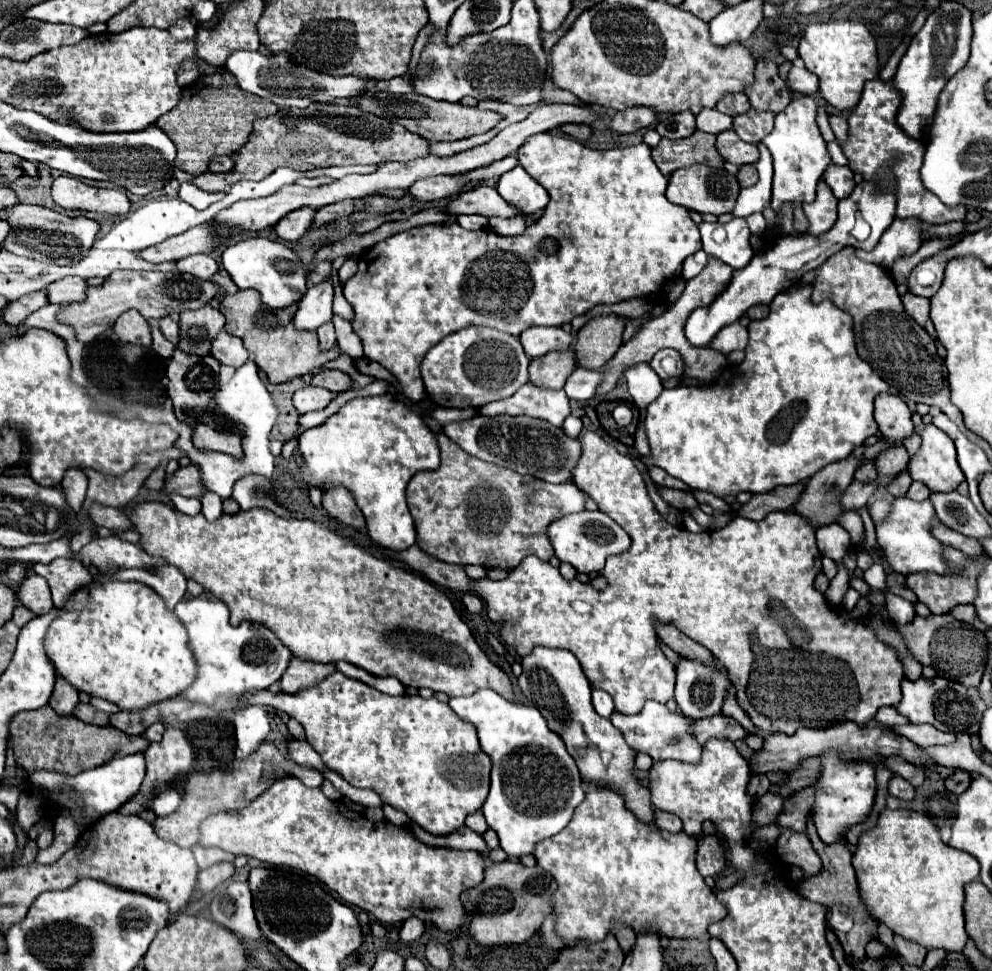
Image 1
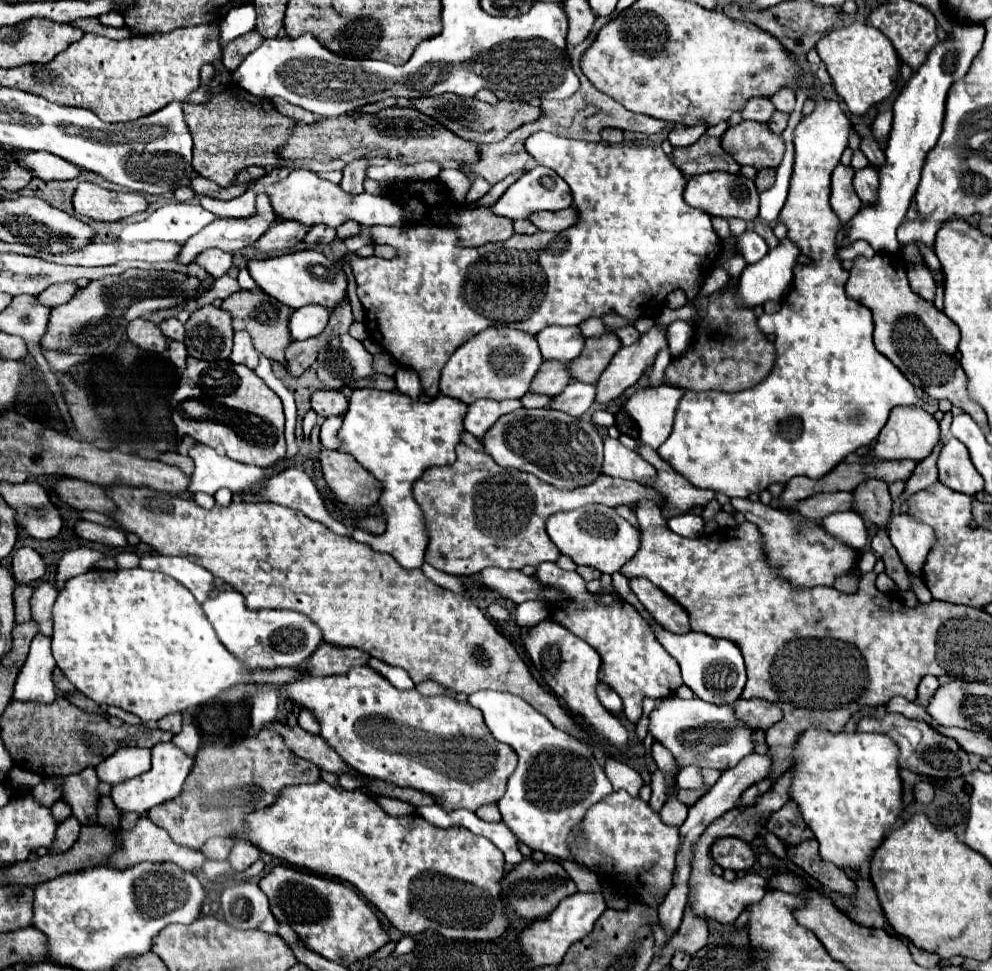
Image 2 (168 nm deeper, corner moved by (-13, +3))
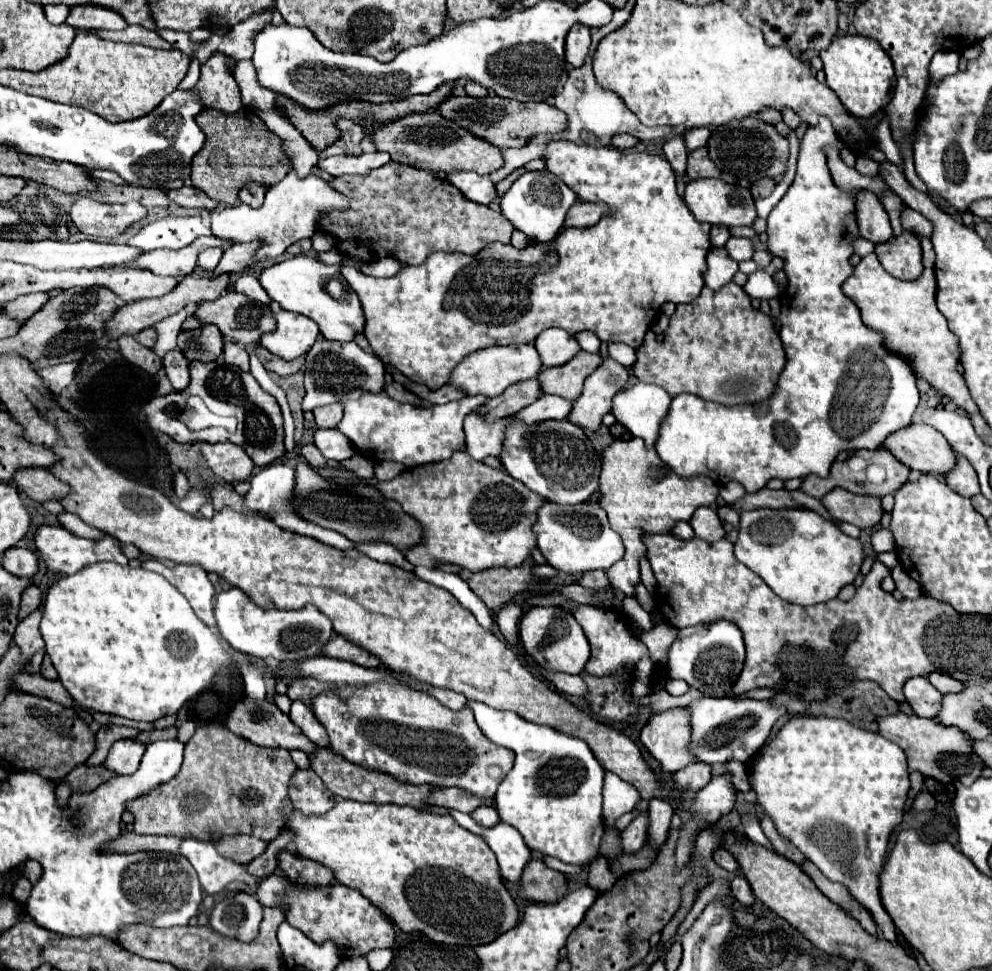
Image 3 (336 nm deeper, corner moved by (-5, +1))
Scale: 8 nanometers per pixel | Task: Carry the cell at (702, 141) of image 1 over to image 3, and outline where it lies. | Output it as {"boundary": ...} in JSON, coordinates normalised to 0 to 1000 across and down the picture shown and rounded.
{"boundary":[[[712,151],[694,158],[694,174],[692,174],[692,180],[694,180],[694,184],[706,184],[706,182],[732,184],[732,180],[716,166]]]}

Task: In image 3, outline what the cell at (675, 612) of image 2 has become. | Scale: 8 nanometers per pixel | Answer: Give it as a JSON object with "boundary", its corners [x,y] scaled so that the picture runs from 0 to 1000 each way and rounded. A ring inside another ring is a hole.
{"boundary":[[[621,452],[607,464],[607,487],[605,487],[605,520],[613,528],[617,545],[627,553],[631,570],[621,578],[611,590],[615,602],[629,611],[631,615],[641,613],[641,600],[645,598],[645,576],[651,572],[651,561],[647,557],[649,545],[645,539],[665,539],[675,535],[679,543],[683,537],[696,537],[704,522],[718,522],[724,514],[726,502],[716,491],[681,491],[669,475],[665,475],[661,462],[653,462],[649,454]],[[663,520],[663,535],[661,535]]]}

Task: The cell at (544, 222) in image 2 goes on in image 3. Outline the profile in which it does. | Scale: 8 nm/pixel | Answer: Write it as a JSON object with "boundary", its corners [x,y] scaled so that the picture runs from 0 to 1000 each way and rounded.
{"boundary":[[[583,207],[571,221],[571,234],[597,234],[611,221],[615,221],[613,211]]]}

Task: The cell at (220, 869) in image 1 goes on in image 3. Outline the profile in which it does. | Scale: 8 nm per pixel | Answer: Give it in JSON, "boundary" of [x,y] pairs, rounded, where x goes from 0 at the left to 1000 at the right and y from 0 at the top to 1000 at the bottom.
{"boundary":[[[244,858],[244,860],[234,860],[234,862],[224,862],[218,868],[218,874],[230,885],[250,891],[254,885],[258,885],[260,881],[264,881],[268,876],[268,870],[270,870],[268,866],[262,866],[256,860]]]}

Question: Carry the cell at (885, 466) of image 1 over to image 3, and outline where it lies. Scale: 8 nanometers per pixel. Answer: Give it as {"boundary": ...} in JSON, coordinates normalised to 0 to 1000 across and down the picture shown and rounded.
{"boundary":[[[891,460],[883,462],[883,464],[863,464],[861,467],[863,471],[867,471],[867,483],[857,479],[857,475],[843,475],[839,479],[839,485],[835,491],[823,491],[823,489],[815,489],[808,497],[808,506],[823,512],[823,514],[829,514],[835,506],[839,506],[841,502],[849,502],[853,506],[859,506],[859,508],[865,508],[865,510],[879,510],[879,512],[885,512],[889,514],[891,510],[901,510],[913,495],[915,495],[915,489],[917,489],[917,483],[903,475],[903,471],[899,471],[899,467]]]}

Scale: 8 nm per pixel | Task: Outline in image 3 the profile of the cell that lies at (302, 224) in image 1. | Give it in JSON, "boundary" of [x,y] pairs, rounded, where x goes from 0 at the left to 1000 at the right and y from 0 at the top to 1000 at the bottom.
{"boundary":[[[260,250],[232,252],[226,258],[226,263],[224,263],[222,271],[218,273],[218,277],[214,277],[214,279],[202,279],[202,283],[204,285],[218,285],[218,283],[224,283],[224,281],[234,281],[234,279],[242,281],[242,279],[246,279],[252,273],[252,267],[256,265],[256,261],[258,261],[260,254],[262,254]]]}

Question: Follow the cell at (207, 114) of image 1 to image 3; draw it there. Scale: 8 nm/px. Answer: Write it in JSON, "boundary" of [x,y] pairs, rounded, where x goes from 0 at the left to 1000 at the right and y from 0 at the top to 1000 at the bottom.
{"boundary":[[[204,112],[198,120],[198,127],[208,137],[208,149],[196,162],[192,182],[194,191],[206,197],[218,209],[234,213],[240,205],[242,195],[250,191],[250,186],[274,193],[292,176],[290,164],[284,158],[284,145],[274,135],[270,135],[266,125],[254,112],[244,112],[236,118],[226,118],[216,112]]]}

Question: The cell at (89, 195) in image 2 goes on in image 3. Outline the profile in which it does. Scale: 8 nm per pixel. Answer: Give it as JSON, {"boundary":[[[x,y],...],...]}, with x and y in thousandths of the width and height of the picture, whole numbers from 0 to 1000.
{"boundary":[[[77,201],[77,207],[71,215],[75,232],[93,244],[123,242],[133,230],[143,228],[147,221],[147,213],[137,207],[131,207],[127,211],[109,211],[85,201]]]}

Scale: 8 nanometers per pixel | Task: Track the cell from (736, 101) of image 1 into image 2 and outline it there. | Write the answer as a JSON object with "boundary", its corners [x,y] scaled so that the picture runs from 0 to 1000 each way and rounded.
{"boundary":[[[758,100],[752,104],[750,112],[746,114],[748,123],[758,123],[758,125],[774,125],[780,116],[780,108],[776,106],[774,100]]]}

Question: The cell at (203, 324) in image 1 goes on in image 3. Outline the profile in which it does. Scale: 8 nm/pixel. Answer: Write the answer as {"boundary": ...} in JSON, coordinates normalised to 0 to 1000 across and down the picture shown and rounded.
{"boundary":[[[206,335],[179,345],[179,357],[190,372],[218,372],[224,366],[224,343],[218,335]]]}

